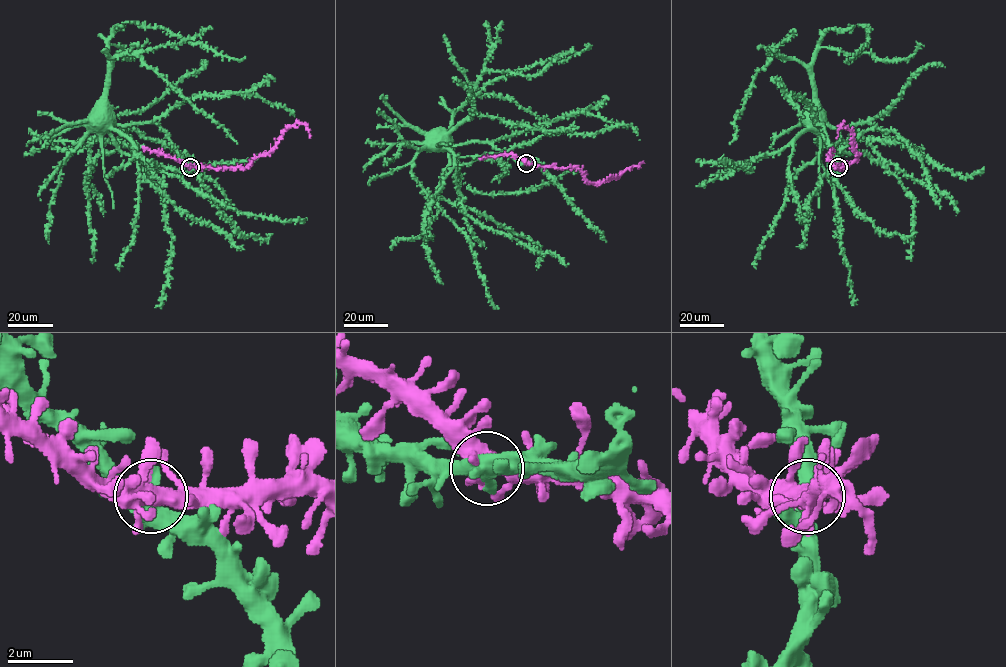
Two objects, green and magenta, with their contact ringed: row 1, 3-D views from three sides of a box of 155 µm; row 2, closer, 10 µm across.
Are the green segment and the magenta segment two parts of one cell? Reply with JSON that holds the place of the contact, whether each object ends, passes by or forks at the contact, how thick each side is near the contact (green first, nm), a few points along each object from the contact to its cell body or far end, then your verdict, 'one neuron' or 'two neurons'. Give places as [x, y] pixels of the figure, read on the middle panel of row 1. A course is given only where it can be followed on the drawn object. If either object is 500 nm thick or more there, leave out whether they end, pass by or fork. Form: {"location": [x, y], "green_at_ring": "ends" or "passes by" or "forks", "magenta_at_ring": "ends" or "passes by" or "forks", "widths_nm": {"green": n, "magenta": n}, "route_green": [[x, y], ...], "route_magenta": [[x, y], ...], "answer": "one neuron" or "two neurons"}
{"location": [526, 163], "widths_nm": {"green": 500, "magenta": 440}, "route_green": [[525, 163], [487, 142], [453, 145], [441, 141]], "route_magenta": [[525, 163], [578, 168], [588, 181], [602, 182], [643, 162]], "answer": "one neuron"}

